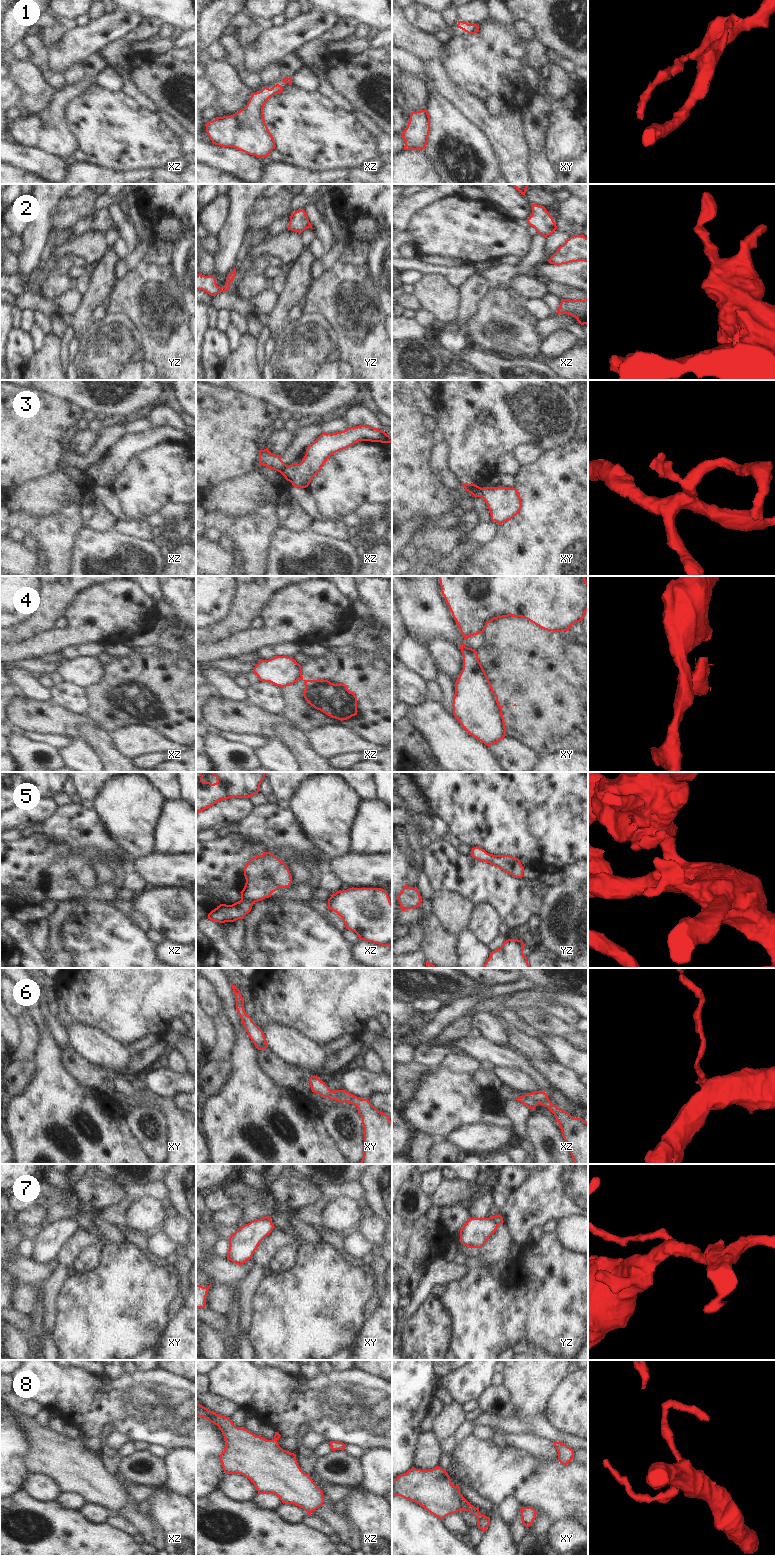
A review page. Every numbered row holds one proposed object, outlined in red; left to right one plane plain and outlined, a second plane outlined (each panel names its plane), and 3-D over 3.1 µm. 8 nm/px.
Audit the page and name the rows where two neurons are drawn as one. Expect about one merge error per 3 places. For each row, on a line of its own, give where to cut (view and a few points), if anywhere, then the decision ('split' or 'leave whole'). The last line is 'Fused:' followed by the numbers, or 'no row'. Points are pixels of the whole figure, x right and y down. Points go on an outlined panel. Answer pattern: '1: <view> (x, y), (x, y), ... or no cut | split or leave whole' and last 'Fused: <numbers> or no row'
1: no cut | leave whole
2: no cut | leave whole
3: xy (482, 488), (479, 496) | split
4: xz (301, 675), (299, 679) | split
5: no cut | leave whole
6: no cut | leave whole
7: yz (490, 1217), (497, 1225) | split
8: no cut | leave whole
Fused: 3, 4, 7

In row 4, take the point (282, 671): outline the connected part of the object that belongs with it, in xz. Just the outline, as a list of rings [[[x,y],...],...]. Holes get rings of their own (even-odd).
[[[276,656],[269,660],[260,660],[253,672],[260,681],[270,682],[282,688],[301,679],[302,669],[292,657]]]

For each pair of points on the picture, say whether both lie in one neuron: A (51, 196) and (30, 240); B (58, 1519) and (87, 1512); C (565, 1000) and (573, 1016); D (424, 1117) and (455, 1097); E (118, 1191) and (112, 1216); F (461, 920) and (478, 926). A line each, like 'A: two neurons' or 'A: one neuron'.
A: one neuron
B: two neurons
C: two neurons
D: one neuron
E: two neurons
F: two neurons

